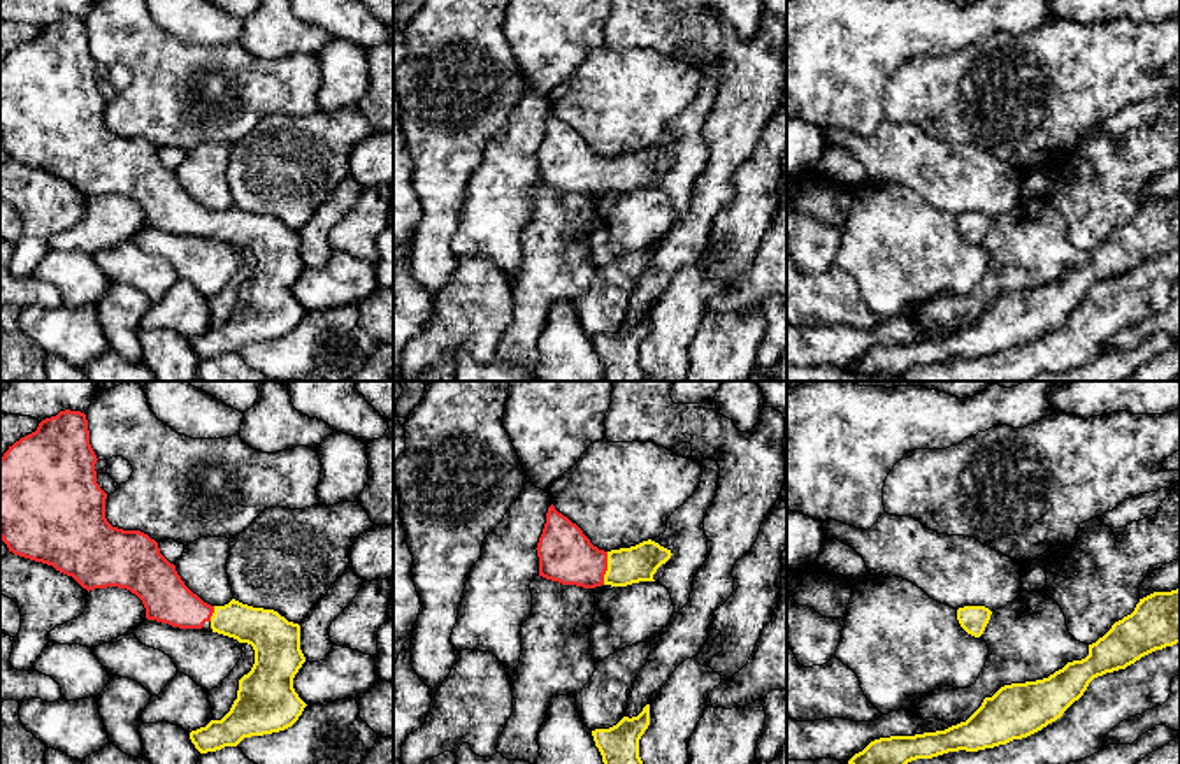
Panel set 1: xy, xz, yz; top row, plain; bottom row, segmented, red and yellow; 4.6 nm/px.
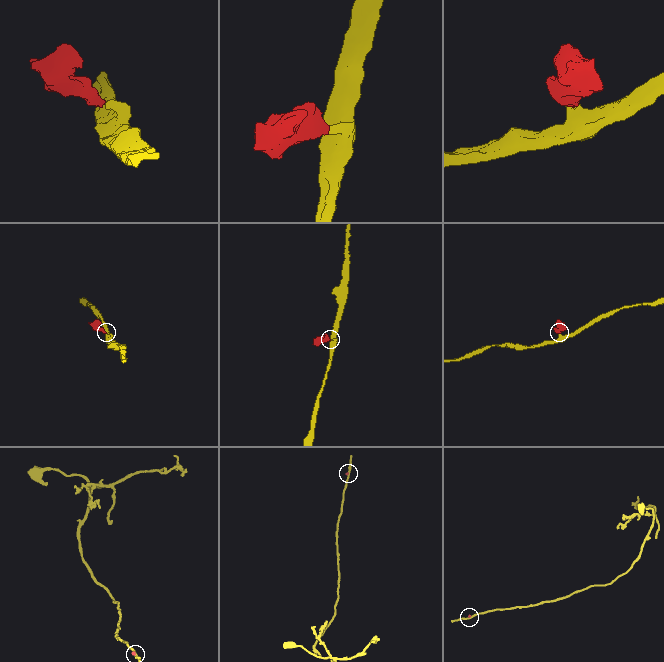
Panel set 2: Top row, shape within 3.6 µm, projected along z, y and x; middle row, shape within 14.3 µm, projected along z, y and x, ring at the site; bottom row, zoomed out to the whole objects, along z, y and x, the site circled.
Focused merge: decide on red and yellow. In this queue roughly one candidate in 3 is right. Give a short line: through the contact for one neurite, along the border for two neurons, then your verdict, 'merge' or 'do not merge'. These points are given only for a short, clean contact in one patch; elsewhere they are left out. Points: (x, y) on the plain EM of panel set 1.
line xz (566, 162), (589, 174), (606, 174), (625, 172); merge

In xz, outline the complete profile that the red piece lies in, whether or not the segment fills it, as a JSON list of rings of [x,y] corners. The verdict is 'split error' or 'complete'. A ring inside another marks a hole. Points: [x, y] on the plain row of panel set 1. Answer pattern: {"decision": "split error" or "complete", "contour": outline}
{"decision": "split error", "contour": [[[551,111],[537,149],[539,183],[562,191],[595,195],[655,188],[657,176],[671,165],[671,156],[648,146],[630,155],[604,158]]]}

